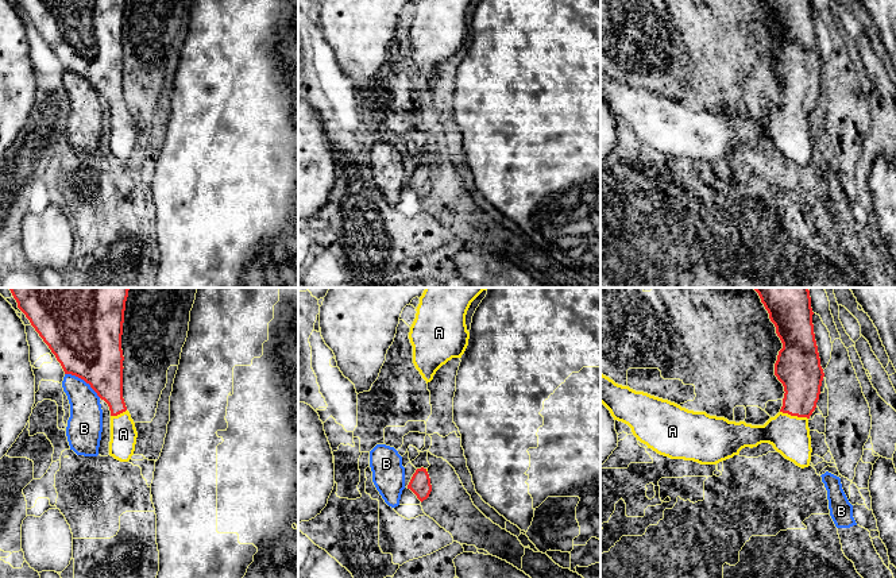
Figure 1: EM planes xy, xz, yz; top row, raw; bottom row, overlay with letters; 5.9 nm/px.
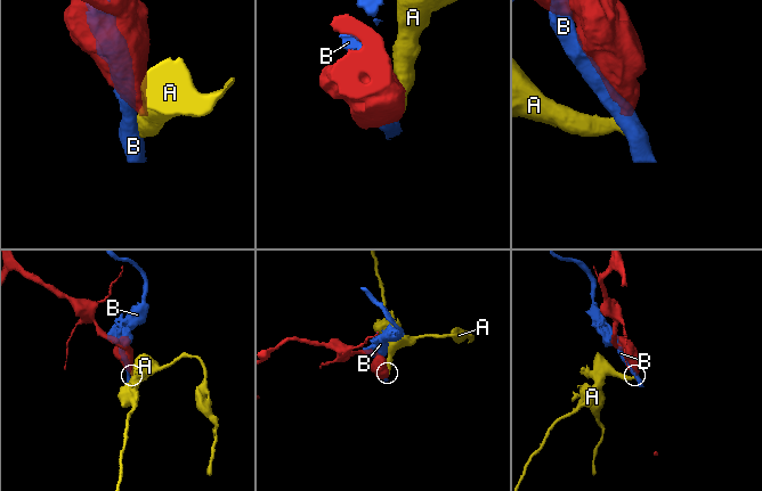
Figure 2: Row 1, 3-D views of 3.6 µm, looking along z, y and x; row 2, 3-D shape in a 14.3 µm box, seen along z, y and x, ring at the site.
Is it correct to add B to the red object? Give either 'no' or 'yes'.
no

